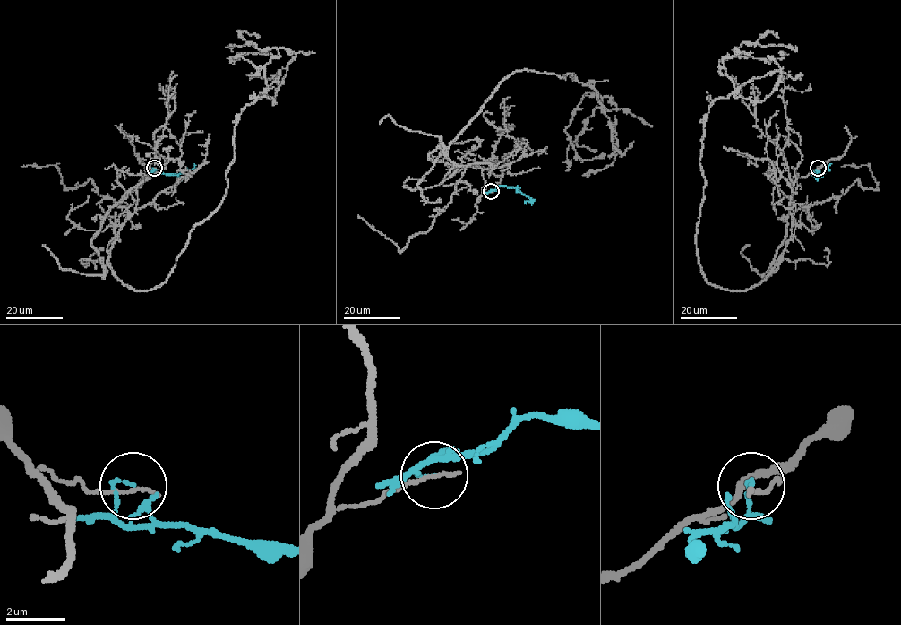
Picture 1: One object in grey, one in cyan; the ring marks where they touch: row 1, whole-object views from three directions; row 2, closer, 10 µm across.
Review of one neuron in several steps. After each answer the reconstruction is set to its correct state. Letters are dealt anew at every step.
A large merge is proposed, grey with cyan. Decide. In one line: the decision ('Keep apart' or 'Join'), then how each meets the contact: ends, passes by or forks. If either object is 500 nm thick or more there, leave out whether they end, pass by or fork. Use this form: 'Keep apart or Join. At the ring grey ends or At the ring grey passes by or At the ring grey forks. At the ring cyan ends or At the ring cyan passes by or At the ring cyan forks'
Keep apart. At the ring grey ends. At the ring cyan ends

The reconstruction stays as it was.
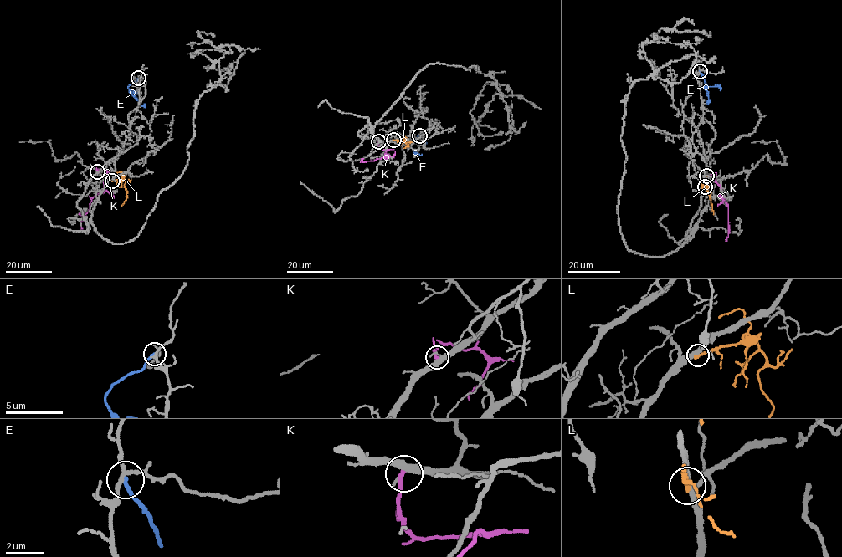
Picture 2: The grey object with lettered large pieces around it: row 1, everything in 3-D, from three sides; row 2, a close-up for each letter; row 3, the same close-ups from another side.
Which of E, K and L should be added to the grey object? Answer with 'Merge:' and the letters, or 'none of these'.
Merge: none of these

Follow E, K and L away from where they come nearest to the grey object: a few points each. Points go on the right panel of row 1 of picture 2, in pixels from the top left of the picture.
E: (700, 71), (704, 78), (708, 103)
K: (706, 176), (715, 173), (715, 180), (727, 206), (729, 230), (726, 241)
L: (705, 186), (714, 214)

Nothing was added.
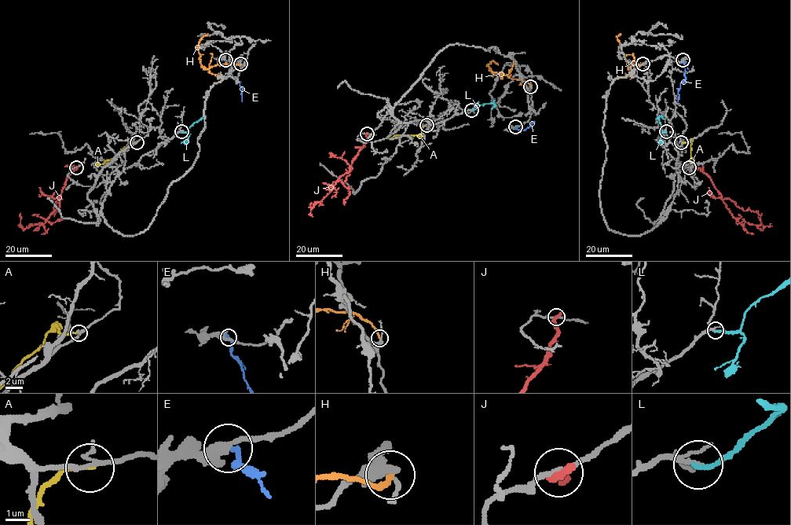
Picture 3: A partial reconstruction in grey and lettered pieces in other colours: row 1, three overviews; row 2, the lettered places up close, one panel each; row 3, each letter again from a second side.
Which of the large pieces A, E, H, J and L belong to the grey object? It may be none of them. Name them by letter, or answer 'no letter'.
L

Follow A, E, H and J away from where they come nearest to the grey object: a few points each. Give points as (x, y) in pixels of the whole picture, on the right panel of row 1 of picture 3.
A: (681, 142), (691, 141), (693, 161)
E: (682, 60), (686, 78), (678, 91), (678, 101)
H: (642, 64), (635, 64), (628, 68), (617, 38), (620, 34)
J: (689, 167), (700, 169), (710, 178), (726, 207), (741, 223), (747, 222), (762, 229), (762, 213)

